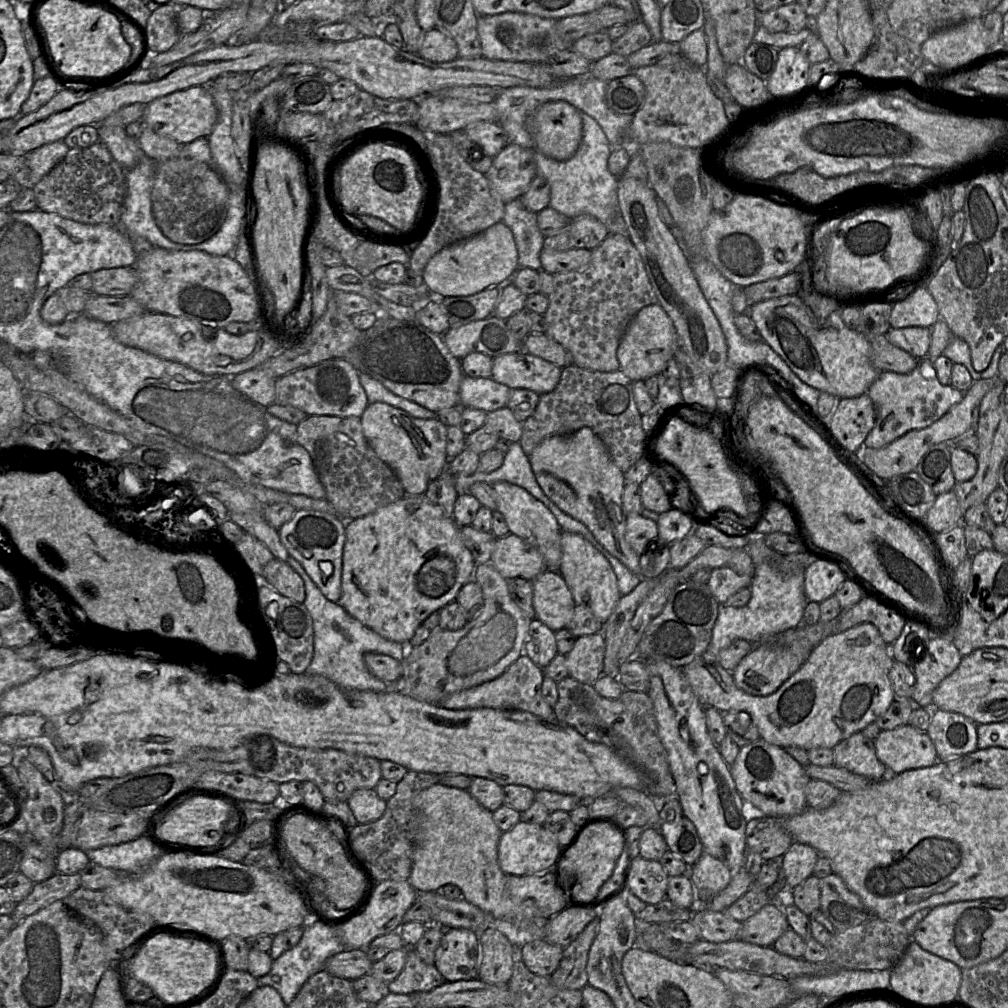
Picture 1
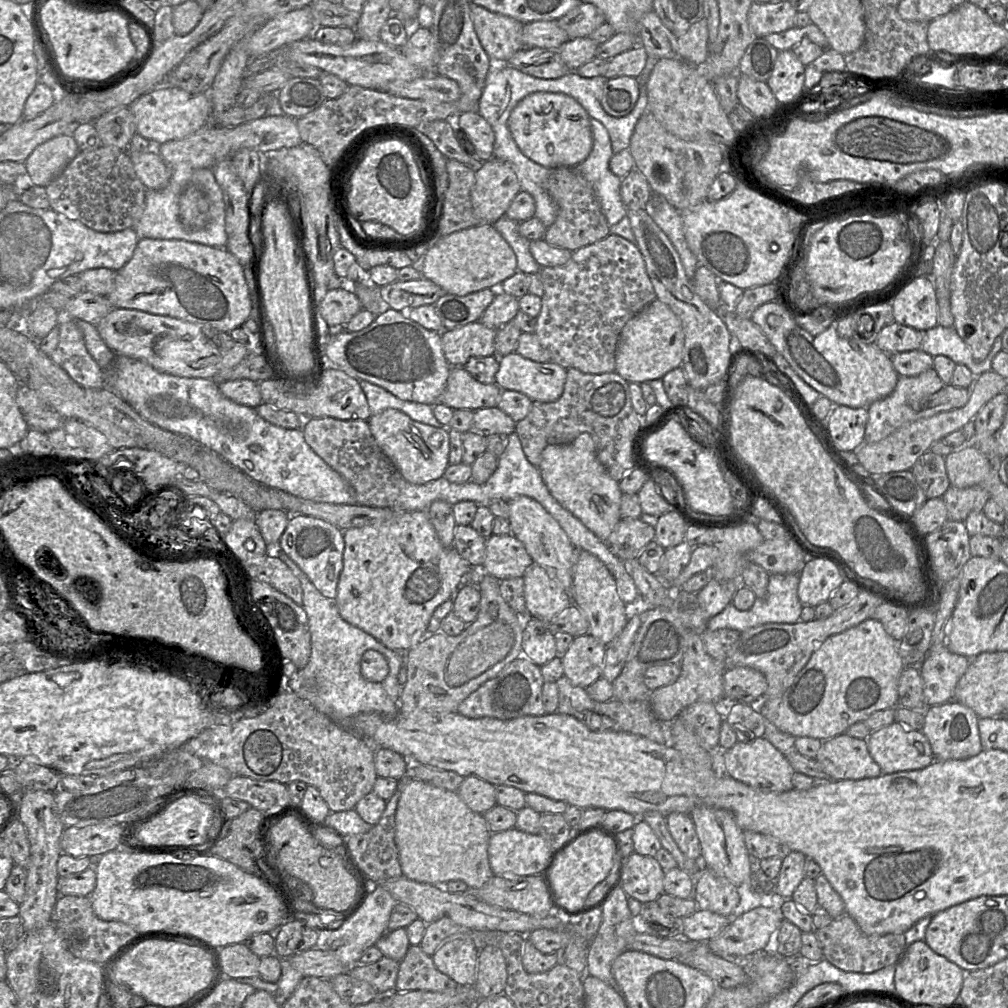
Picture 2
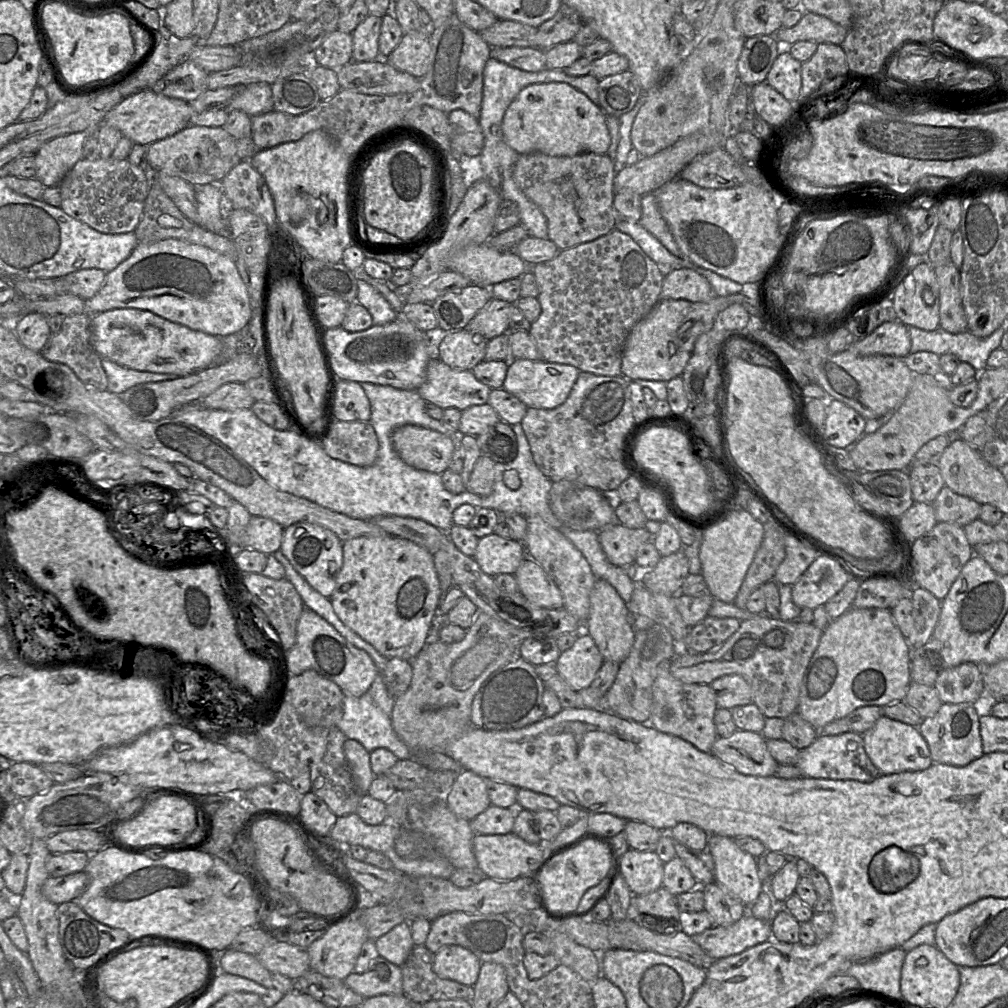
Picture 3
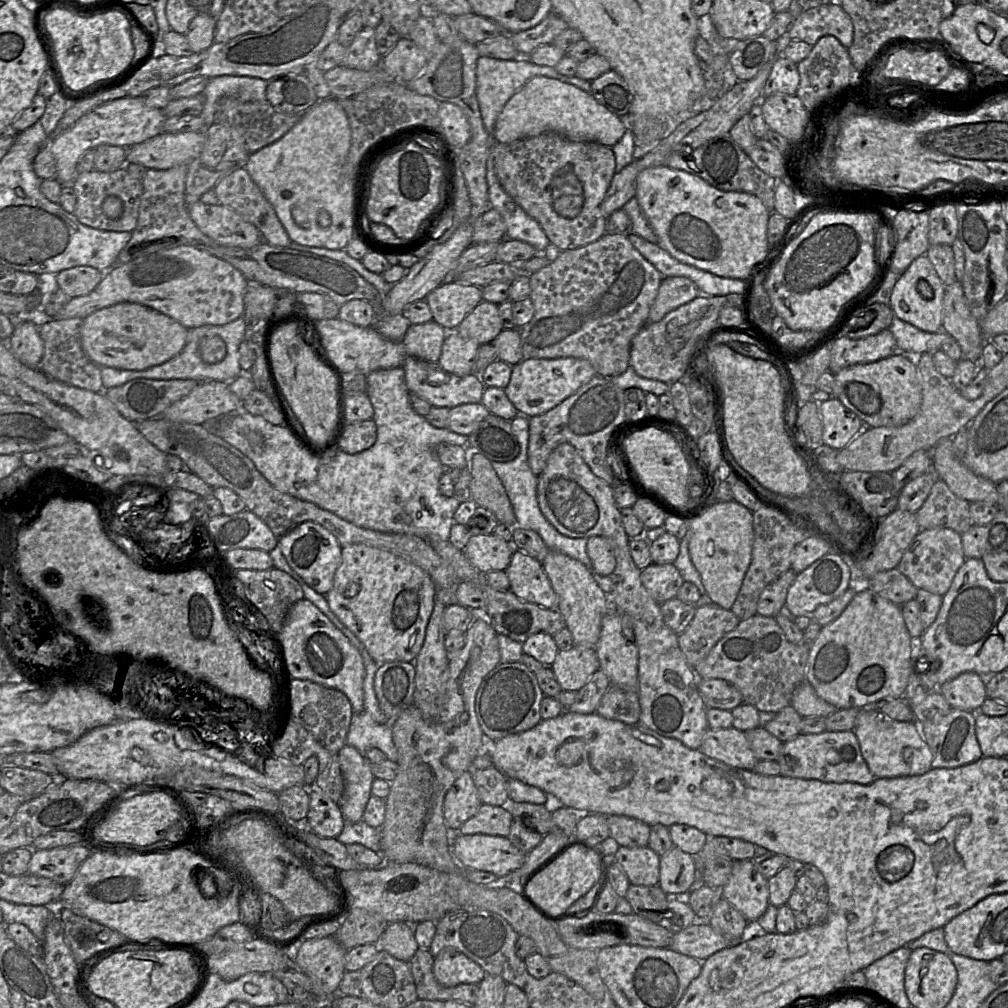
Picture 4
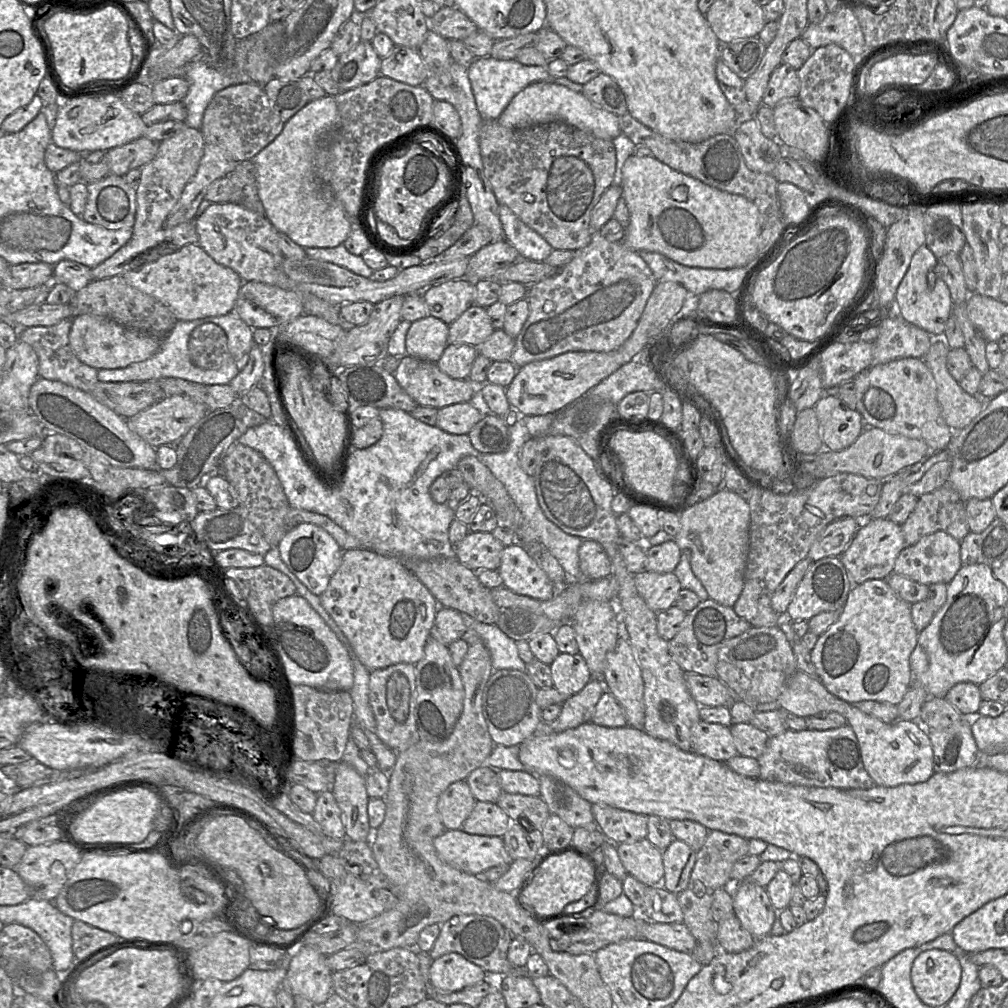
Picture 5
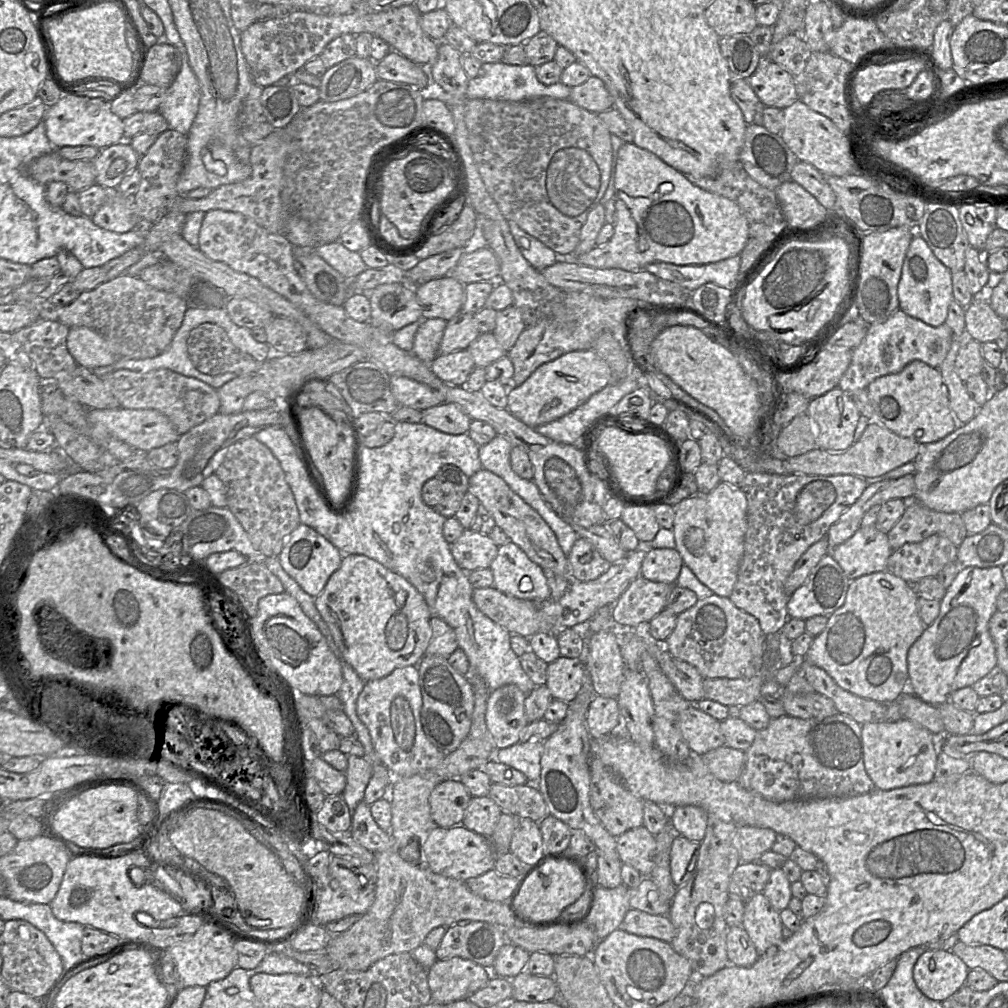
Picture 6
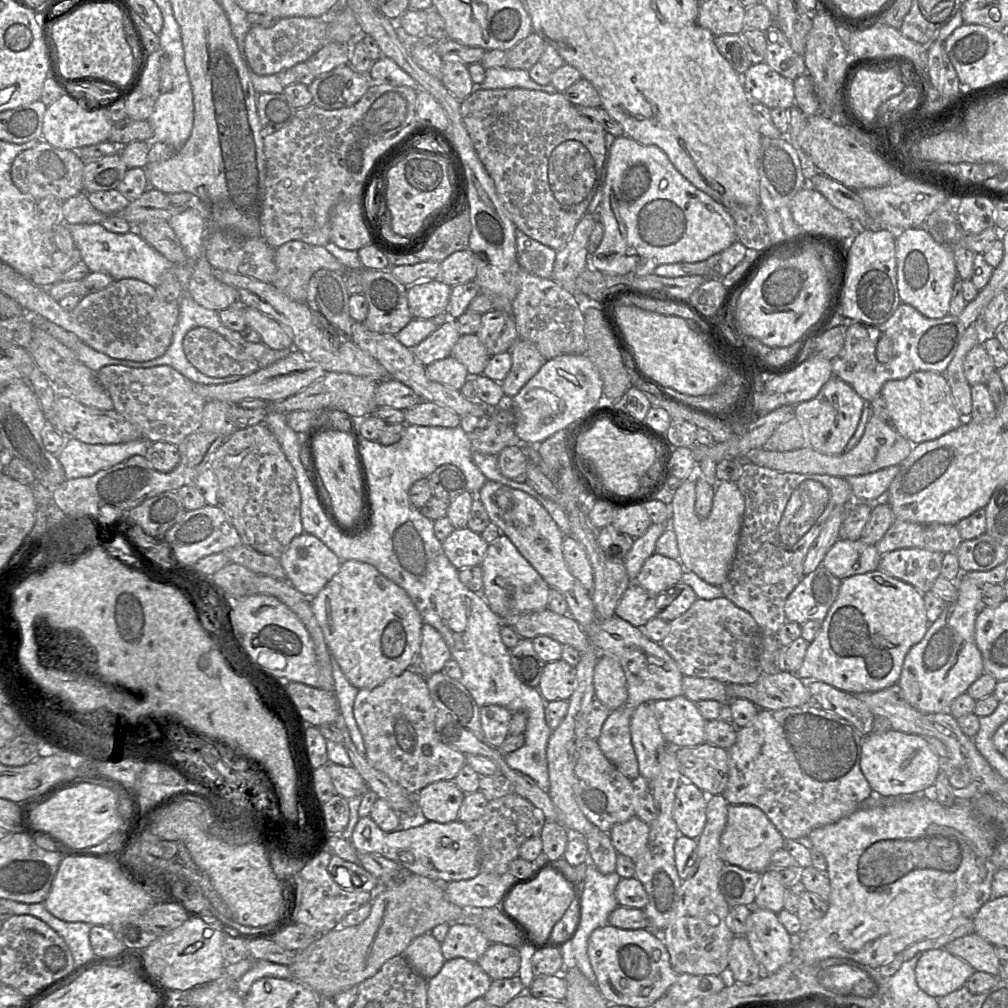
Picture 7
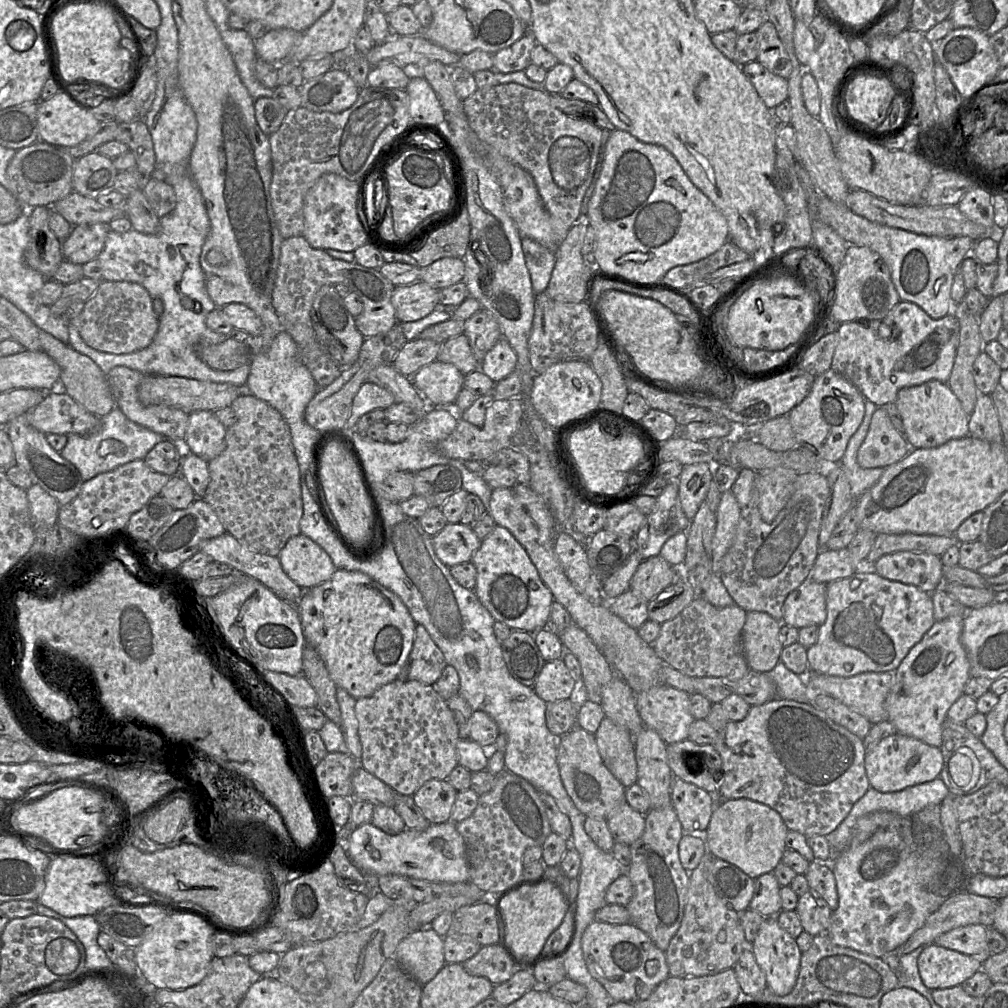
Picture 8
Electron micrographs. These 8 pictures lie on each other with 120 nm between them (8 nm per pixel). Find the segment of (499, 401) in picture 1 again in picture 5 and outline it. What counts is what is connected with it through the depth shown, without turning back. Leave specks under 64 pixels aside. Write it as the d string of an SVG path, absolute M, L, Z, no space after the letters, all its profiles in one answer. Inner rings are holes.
M405 355L400 360L393 376L419 406L440 409L457 403L478 401L478 386L468 378L461 380L451 378L443 373L436 363Z

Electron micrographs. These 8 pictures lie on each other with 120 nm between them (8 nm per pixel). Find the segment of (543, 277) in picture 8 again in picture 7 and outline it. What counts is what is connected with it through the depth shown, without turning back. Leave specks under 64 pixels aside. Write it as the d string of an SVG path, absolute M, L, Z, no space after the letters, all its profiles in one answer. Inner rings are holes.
M518 229L516 249L517 261L521 268L541 278L552 278L556 250L532 239Z

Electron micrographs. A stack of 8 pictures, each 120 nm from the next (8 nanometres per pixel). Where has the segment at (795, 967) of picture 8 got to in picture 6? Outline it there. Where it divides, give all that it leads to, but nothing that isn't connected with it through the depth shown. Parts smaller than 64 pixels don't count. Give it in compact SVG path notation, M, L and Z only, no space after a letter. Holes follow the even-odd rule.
M763 893L745 903L742 927L753 941L759 955L784 940L780 912Z

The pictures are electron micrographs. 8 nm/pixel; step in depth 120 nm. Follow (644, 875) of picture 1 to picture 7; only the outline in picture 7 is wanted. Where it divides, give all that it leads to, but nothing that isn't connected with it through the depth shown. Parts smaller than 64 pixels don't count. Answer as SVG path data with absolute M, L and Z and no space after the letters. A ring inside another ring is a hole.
M636 815L628 821L616 824L609 832L616 851L636 862L648 843L650 826Z

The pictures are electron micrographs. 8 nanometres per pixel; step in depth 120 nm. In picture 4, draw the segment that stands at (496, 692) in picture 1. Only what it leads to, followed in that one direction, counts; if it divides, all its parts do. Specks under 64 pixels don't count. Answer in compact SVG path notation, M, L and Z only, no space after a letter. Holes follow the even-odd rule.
M521 661L499 663L484 677L476 694L476 715L487 741L536 726L542 720L540 706L544 697L535 673L525 664Z

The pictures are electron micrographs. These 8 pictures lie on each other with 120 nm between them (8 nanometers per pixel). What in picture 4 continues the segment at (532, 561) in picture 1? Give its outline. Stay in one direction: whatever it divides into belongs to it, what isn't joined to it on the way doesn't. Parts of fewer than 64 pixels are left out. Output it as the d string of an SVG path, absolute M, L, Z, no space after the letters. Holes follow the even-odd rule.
M493 533L472 535L462 550L468 561L482 574L491 571L505 571L513 551L511 542L507 542Z

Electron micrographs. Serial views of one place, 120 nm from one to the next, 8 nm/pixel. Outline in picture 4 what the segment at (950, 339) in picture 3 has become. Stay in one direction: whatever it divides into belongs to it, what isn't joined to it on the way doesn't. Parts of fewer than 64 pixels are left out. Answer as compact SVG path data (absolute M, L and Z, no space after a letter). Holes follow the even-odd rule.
M894 315L889 327L897 342L897 350L913 357L941 349L948 335L945 331L926 332Z

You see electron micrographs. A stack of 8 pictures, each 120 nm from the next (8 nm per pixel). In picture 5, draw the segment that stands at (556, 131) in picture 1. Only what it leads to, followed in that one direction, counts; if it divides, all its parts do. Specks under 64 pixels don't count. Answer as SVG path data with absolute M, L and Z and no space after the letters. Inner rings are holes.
M539 81L526 86L516 94L497 118L507 128L526 128L552 121L562 121L601 139L613 140L622 131L619 117L592 104L582 92L574 92L566 86Z

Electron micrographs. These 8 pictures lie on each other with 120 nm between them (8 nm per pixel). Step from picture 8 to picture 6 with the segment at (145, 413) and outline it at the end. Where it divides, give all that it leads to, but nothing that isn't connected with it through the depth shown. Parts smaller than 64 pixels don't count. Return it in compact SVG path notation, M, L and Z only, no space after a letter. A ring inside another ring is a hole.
M161 368L149 372L121 369L100 379L118 400L121 408L155 409L169 418L180 435L219 413L220 399L216 389L169 369Z

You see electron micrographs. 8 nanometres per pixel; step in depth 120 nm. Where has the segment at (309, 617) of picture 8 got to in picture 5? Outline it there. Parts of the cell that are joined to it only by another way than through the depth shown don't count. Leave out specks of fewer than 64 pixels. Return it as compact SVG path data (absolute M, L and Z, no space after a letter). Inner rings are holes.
M364 548L343 550L339 568L332 575L326 590L319 597L324 609L329 613L349 640L360 662L370 671L385 668L397 663L416 664L423 658L424 646L428 638L432 635L435 614L439 605L426 586L413 573L402 565L398 557L383 556Z

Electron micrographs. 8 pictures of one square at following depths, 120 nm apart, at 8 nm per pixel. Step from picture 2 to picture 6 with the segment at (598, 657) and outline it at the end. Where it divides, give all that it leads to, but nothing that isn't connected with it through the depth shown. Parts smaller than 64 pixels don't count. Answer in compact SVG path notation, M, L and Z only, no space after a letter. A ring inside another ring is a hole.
M560 656L548 664L546 686L555 700L570 703L581 691L586 679L587 670L581 658Z

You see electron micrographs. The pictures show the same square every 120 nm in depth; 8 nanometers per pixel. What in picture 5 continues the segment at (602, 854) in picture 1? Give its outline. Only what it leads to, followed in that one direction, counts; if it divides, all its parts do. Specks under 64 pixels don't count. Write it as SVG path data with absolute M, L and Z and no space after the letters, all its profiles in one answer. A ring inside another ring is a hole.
M565 853L548 858L522 893L521 902L535 916L546 918L561 912L582 898L591 888L593 871L590 864L575 855Z

